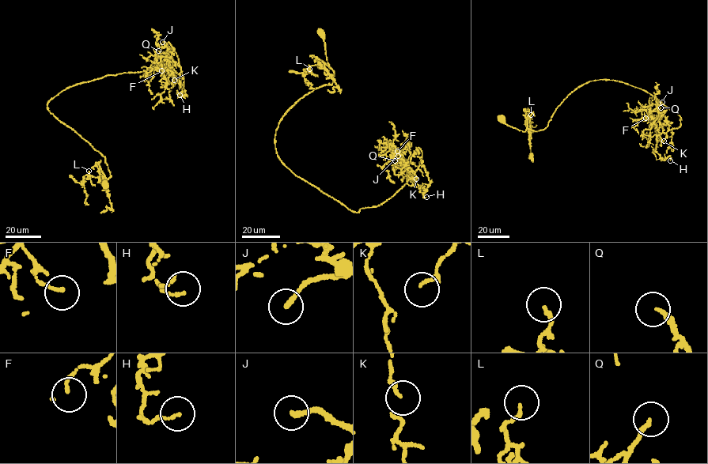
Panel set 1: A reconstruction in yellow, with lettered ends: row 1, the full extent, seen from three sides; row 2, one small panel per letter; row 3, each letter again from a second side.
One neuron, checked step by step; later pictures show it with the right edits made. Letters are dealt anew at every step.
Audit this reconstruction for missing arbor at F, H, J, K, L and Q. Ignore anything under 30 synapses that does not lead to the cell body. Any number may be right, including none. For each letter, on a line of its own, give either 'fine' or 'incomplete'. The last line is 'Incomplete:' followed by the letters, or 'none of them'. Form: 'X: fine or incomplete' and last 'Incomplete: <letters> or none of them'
F: fine
H: fine
J: fine
K: fine
L: fine
Q: fine
Incomplete: none of them

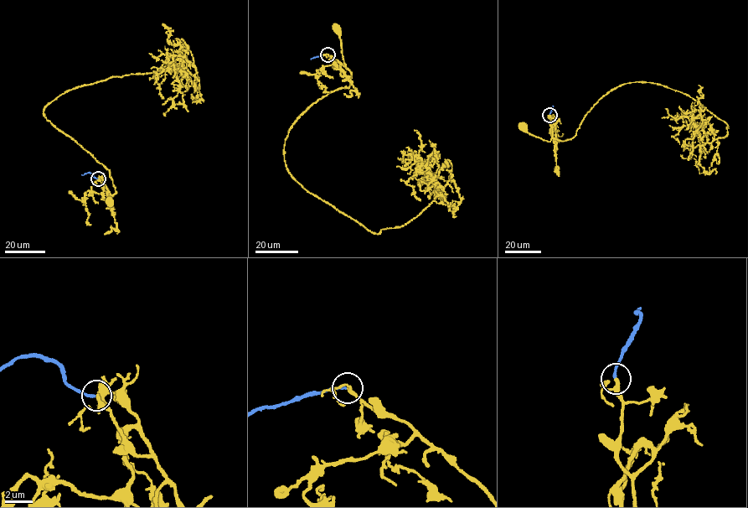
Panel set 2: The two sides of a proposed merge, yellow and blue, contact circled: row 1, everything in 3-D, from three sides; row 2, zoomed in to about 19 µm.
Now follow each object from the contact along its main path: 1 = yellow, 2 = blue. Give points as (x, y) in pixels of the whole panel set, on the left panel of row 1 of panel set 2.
1: (98, 178), (109, 192), (110, 201)
2: (98, 178), (89, 173), (81, 175)

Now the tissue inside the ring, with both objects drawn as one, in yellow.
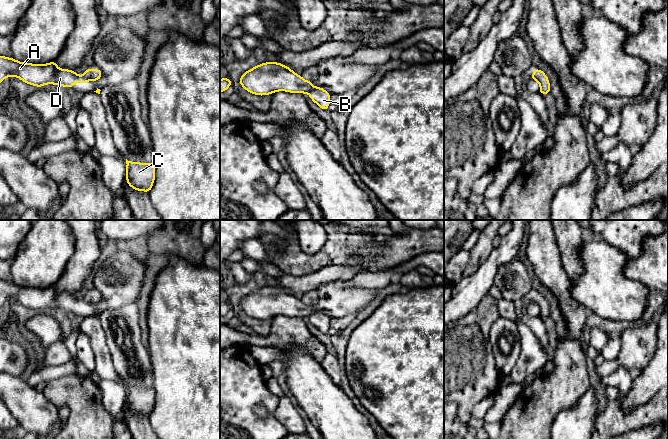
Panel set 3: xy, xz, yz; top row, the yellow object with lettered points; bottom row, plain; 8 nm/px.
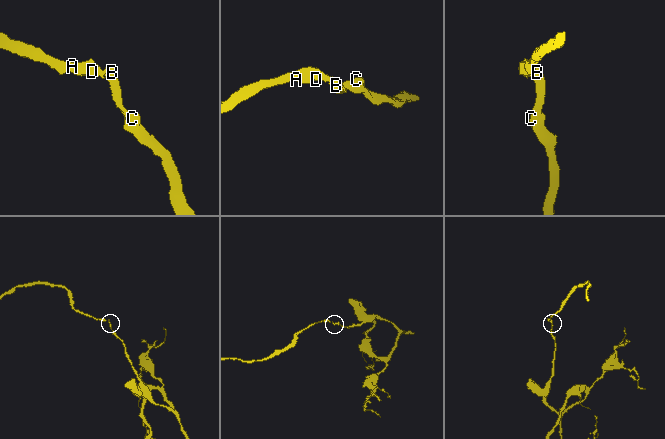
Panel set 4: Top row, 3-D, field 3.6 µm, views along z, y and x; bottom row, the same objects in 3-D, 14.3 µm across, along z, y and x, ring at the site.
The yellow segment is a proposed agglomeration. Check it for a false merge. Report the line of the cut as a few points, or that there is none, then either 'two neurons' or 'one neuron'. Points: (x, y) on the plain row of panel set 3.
cut xy (83, 299), (88, 304); two neurons

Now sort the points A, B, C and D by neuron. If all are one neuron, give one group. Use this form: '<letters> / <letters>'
A D / B C

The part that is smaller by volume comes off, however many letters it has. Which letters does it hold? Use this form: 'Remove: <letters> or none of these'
Remove: A, D

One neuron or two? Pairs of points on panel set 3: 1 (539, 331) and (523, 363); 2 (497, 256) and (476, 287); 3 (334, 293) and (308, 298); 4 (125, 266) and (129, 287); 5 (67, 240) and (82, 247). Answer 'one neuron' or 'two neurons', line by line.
1: two neurons
2: one neuron
3: two neurons
4: one neuron
5: two neurons

